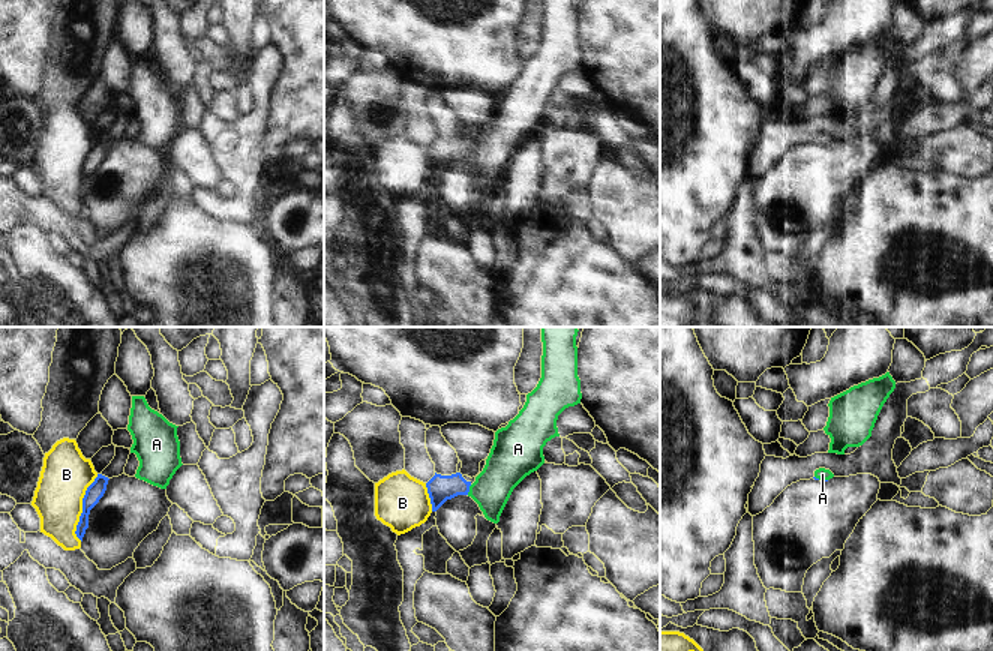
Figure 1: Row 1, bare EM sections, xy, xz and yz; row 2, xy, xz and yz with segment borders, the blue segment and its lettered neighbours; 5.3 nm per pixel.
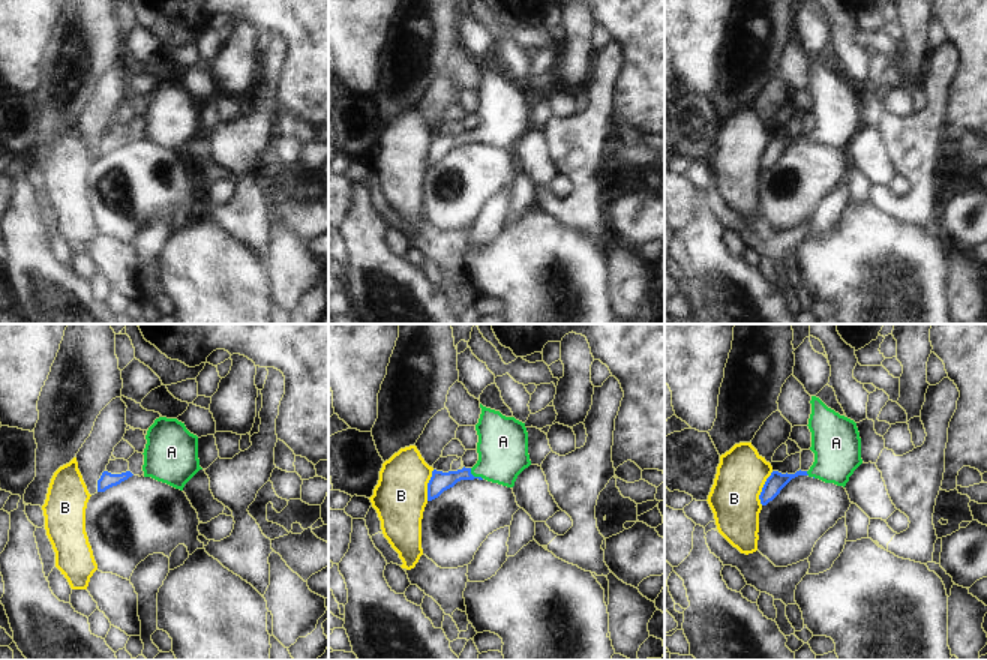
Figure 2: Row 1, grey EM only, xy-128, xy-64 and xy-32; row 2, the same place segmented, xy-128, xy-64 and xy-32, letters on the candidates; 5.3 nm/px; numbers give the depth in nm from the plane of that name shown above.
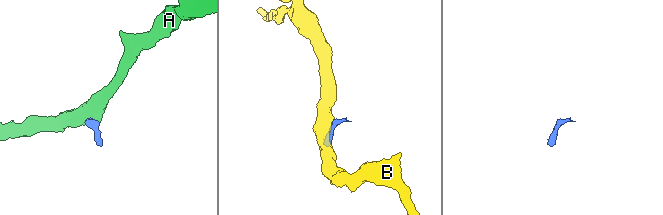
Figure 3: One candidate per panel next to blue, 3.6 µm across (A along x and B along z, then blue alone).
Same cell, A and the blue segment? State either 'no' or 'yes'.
yes

